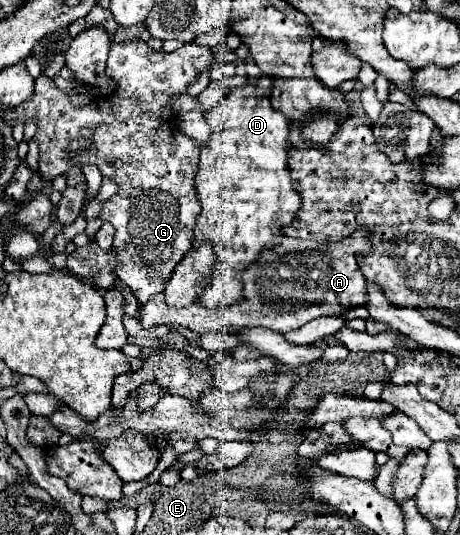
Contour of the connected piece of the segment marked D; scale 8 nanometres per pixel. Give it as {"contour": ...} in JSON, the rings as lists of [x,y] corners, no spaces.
{"contour":[[[263,75],[257,83],[247,81],[229,91],[229,95],[209,113],[205,113],[205,121],[211,127],[211,139],[201,149],[199,169],[195,173],[195,191],[201,201],[201,213],[197,217],[195,229],[195,247],[203,241],[213,243],[215,251],[215,271],[211,275],[209,287],[205,287],[199,295],[199,303],[209,309],[227,307],[241,297],[241,279],[237,277],[241,269],[245,269],[253,259],[257,259],[263,247],[277,245],[277,237],[281,235],[281,227],[291,223],[295,213],[301,207],[301,195],[293,189],[291,171],[287,165],[289,159],[289,123],[287,119],[273,111],[271,107],[271,91],[273,91],[273,77]]]}

